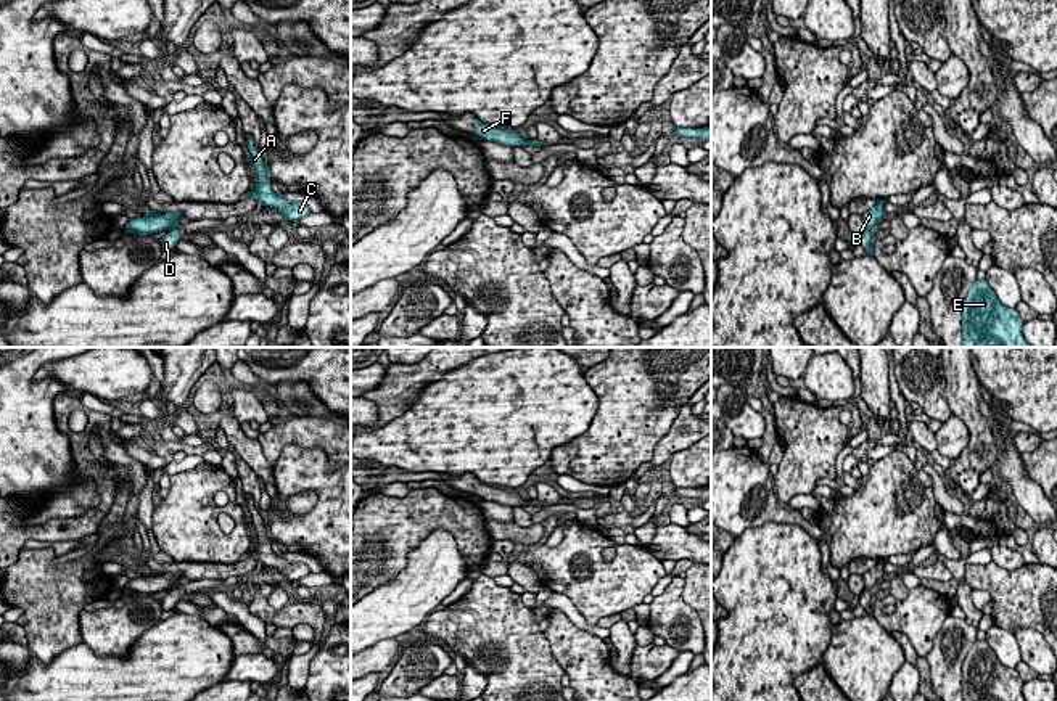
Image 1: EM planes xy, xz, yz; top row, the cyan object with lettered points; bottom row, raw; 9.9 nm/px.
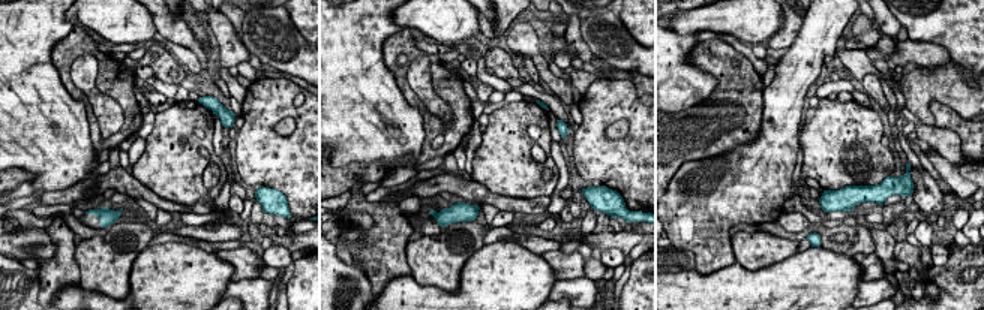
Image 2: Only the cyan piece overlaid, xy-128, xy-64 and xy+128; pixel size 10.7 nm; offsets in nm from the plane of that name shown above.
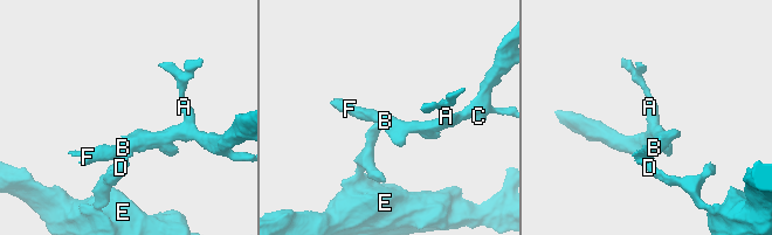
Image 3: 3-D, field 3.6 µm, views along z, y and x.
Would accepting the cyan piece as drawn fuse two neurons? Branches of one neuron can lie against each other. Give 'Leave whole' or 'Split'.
Split

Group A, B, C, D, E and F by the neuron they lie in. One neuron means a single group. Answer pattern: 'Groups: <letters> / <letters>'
Groups: A B C F / D E

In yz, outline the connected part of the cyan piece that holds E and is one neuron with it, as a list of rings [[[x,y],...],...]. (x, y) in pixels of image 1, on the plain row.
[[[975,640],[962,662],[962,701],[1026,701],[1017,669],[997,661],[986,640]]]

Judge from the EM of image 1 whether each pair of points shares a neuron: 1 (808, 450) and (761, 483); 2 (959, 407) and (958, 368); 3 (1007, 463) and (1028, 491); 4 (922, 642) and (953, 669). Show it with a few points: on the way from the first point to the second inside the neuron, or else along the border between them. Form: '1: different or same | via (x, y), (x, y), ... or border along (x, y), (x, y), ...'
1: different | border along (773, 478), (776, 497), (781, 502)
2: same | via (959, 397), (959, 378)
3: same | via (1012, 470), (1022, 484)
4: different | border along (948, 614), (933, 640), (932, 650), (925, 656)

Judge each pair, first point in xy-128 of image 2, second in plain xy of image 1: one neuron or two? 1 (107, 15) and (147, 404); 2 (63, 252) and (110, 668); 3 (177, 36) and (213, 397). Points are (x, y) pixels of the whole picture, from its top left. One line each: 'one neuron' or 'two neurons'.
1: two neurons
2: two neurons
3: one neuron

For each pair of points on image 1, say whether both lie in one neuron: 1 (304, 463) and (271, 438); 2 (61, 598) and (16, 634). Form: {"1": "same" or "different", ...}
{"1": "different", "2": "different"}

